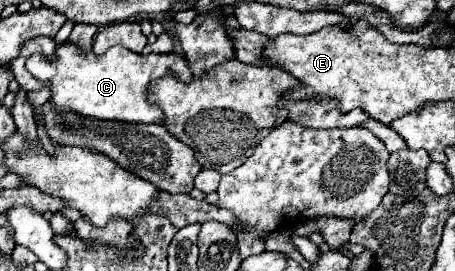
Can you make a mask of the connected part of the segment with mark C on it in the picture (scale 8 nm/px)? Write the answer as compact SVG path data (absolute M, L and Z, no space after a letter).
M68 42L54 50L48 58L44 54L32 54L26 60L26 70L40 82L48 82L52 90L50 102L58 112L74 112L96 120L116 120L132 124L160 124L162 110L148 104L148 84L162 76L178 76L184 82L192 80L192 72L186 60L174 52L170 54L136 54L124 46L112 46L104 54L82 52L76 44Z

